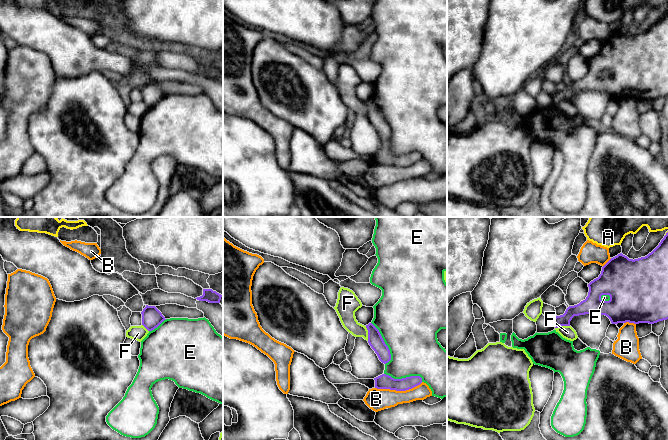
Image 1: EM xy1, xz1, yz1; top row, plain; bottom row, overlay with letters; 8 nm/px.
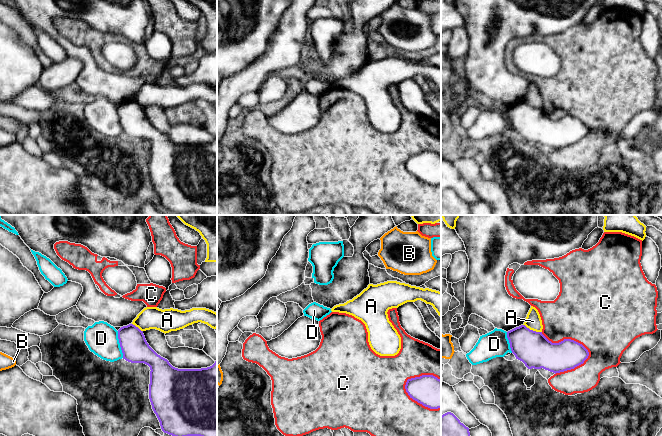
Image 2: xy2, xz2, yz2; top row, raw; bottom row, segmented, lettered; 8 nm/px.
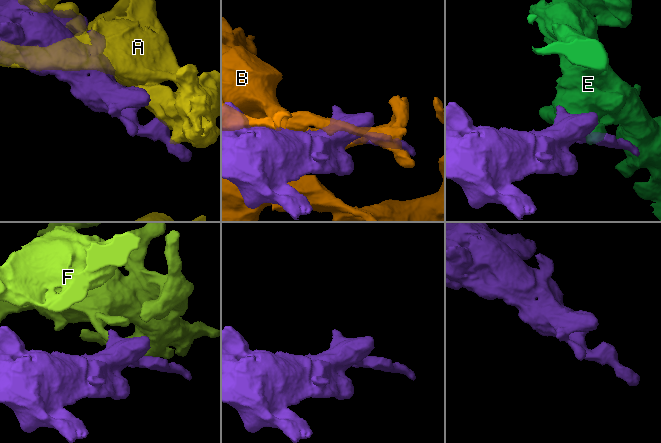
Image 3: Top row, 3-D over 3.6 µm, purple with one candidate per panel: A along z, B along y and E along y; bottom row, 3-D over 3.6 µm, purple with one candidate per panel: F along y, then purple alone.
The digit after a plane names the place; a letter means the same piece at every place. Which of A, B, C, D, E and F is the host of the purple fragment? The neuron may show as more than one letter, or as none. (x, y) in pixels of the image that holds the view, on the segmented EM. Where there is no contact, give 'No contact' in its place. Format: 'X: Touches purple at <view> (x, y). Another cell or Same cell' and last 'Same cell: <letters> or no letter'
A: Touches purple at yz2 (532, 330). Another cell
B: Touches purple at xz1 (398, 390). Another cell
C: Touches purple at yz2 (568, 339). Another cell
D: Touches purple at xy2 (120, 344). Another cell
E: Touches purple at xz1 (384, 343). Another cell
F: Touches purple at xz1 (368, 333). Another cell
Same cell: no letter

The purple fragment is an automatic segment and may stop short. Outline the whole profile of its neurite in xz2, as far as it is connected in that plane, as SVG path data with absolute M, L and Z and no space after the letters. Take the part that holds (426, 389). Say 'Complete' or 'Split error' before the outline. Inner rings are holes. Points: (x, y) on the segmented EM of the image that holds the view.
Complete. M433 375L408 379L406 392L413 400L430 409L441 408L441 380Z

